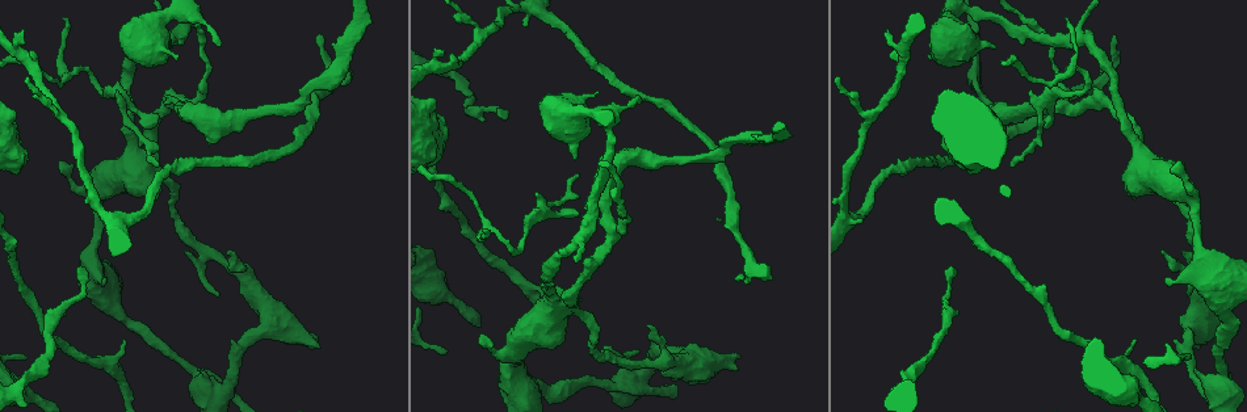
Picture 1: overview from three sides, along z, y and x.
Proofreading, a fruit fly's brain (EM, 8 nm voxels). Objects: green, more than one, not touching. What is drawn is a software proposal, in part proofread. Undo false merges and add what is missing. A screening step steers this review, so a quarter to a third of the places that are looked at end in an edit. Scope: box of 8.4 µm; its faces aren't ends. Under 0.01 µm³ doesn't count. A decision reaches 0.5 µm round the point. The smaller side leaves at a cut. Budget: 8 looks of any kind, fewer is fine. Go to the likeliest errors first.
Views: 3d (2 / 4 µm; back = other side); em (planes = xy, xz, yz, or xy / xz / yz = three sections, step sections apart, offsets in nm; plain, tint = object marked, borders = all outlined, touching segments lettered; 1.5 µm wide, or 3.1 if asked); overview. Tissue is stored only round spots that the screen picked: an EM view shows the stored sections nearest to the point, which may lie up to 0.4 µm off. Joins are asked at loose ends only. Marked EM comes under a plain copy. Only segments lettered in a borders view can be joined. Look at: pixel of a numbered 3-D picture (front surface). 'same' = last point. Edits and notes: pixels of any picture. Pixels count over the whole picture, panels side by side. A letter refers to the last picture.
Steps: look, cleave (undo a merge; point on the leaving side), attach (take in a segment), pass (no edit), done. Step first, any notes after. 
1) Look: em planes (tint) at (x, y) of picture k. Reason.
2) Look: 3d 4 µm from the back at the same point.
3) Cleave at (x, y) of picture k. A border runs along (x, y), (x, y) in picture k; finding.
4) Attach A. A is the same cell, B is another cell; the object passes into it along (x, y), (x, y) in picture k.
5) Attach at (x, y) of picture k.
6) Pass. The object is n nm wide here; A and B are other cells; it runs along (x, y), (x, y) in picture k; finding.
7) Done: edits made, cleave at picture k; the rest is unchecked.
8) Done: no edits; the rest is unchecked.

Look: 3d 2 µm at (737, 356) of picture 1. Stops while still wide.

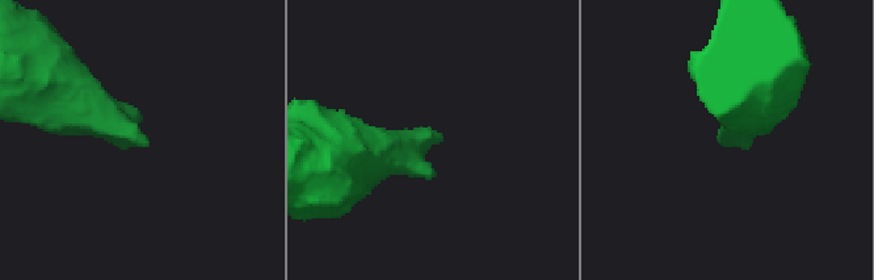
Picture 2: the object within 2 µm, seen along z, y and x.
Look: em xy step 8 (tint) at (721, 142) of picture 2. Now the EM.

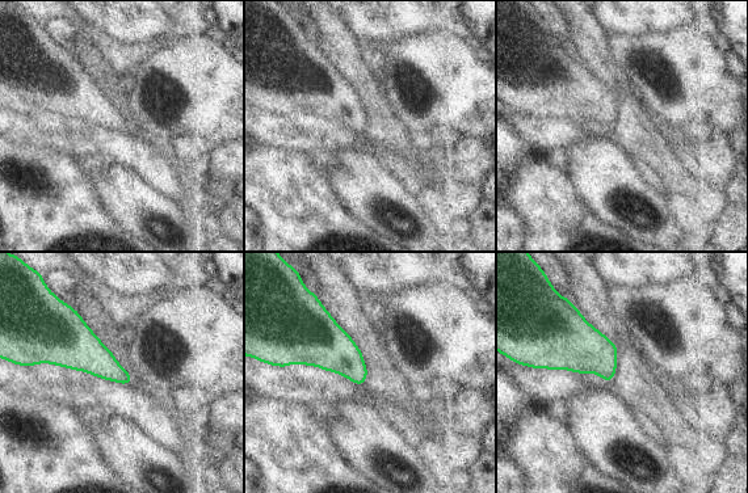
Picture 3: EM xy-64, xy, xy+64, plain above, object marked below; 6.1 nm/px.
Look: em planes (borders) at the same point. Cut it another way.

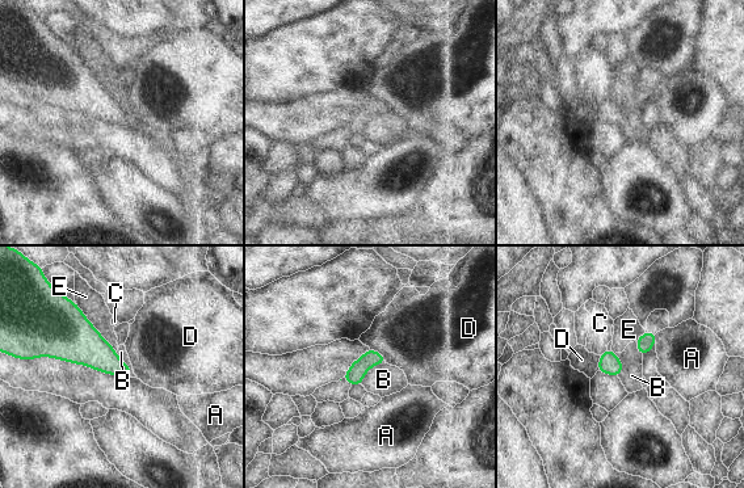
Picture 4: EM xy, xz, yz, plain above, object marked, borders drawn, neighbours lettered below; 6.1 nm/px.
Pass. A, B, C, D and E are other cells; a border runs along (369, 346), (379, 352), (386, 361) in picture 4; no lettered segment goes on from it.

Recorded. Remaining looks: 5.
Look: 3d 4 µm at (640, 101) of picture 1.

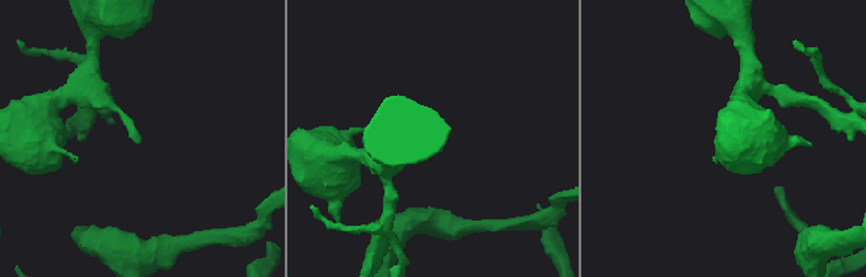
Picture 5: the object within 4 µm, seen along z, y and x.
Look: em yz step 4 (borders) at (135, 140) of picture 5.

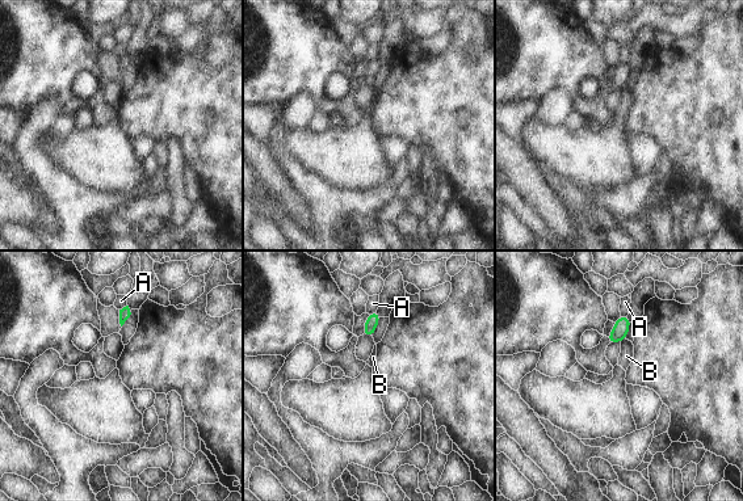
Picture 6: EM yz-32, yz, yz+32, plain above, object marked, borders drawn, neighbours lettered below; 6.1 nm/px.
Look: em planes (borders) at the same point. Cut it another way.

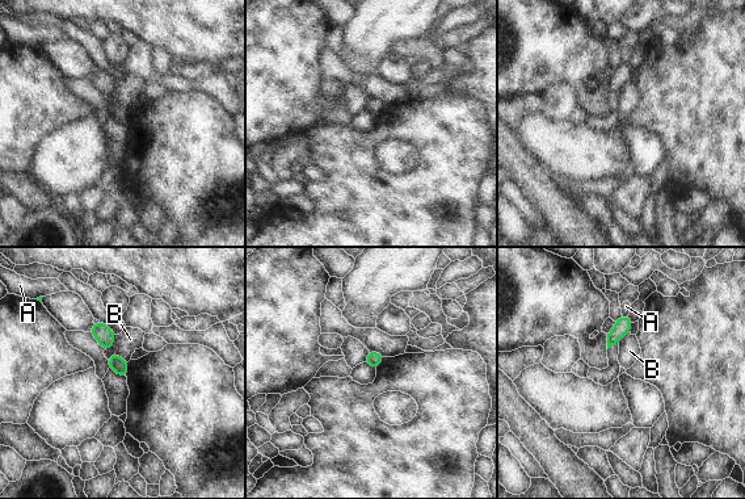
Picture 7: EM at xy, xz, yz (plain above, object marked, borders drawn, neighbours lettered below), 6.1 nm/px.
Pass. A and B are other cells; none of them fits.

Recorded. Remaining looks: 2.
Look: em xz step 8 (tint) at (1068, 19) of picture 1. Branch stops here.

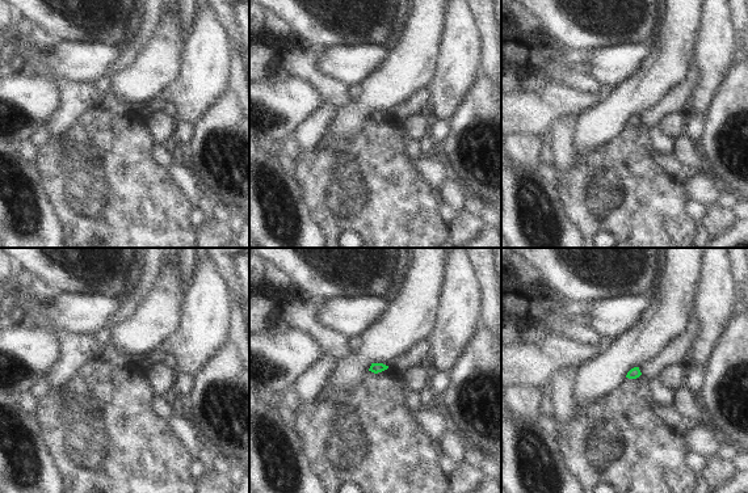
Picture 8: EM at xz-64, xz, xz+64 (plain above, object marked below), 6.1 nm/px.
Look: em planes (borders) at the same point. Cut it another way.

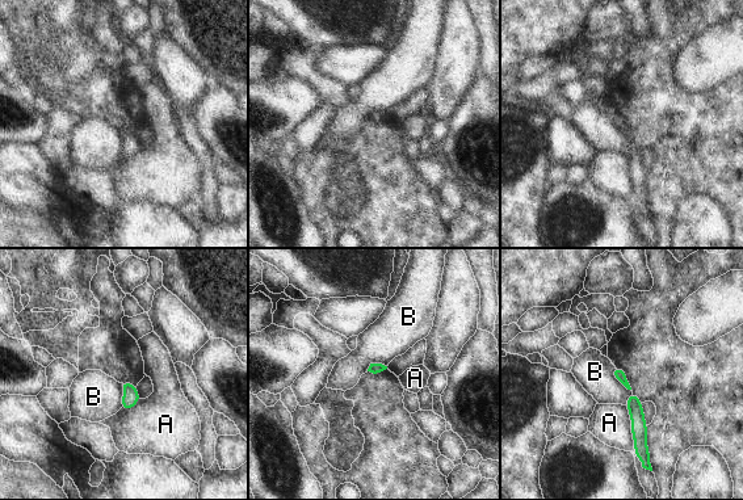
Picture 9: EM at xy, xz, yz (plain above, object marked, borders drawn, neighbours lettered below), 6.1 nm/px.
Pass. A and B are other cells; it runs along (618, 373), (632, 393), (641, 452) in picture 9; no lettered segment goes on from it.

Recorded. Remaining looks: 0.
Done: no edits; the rest is unchecked.

